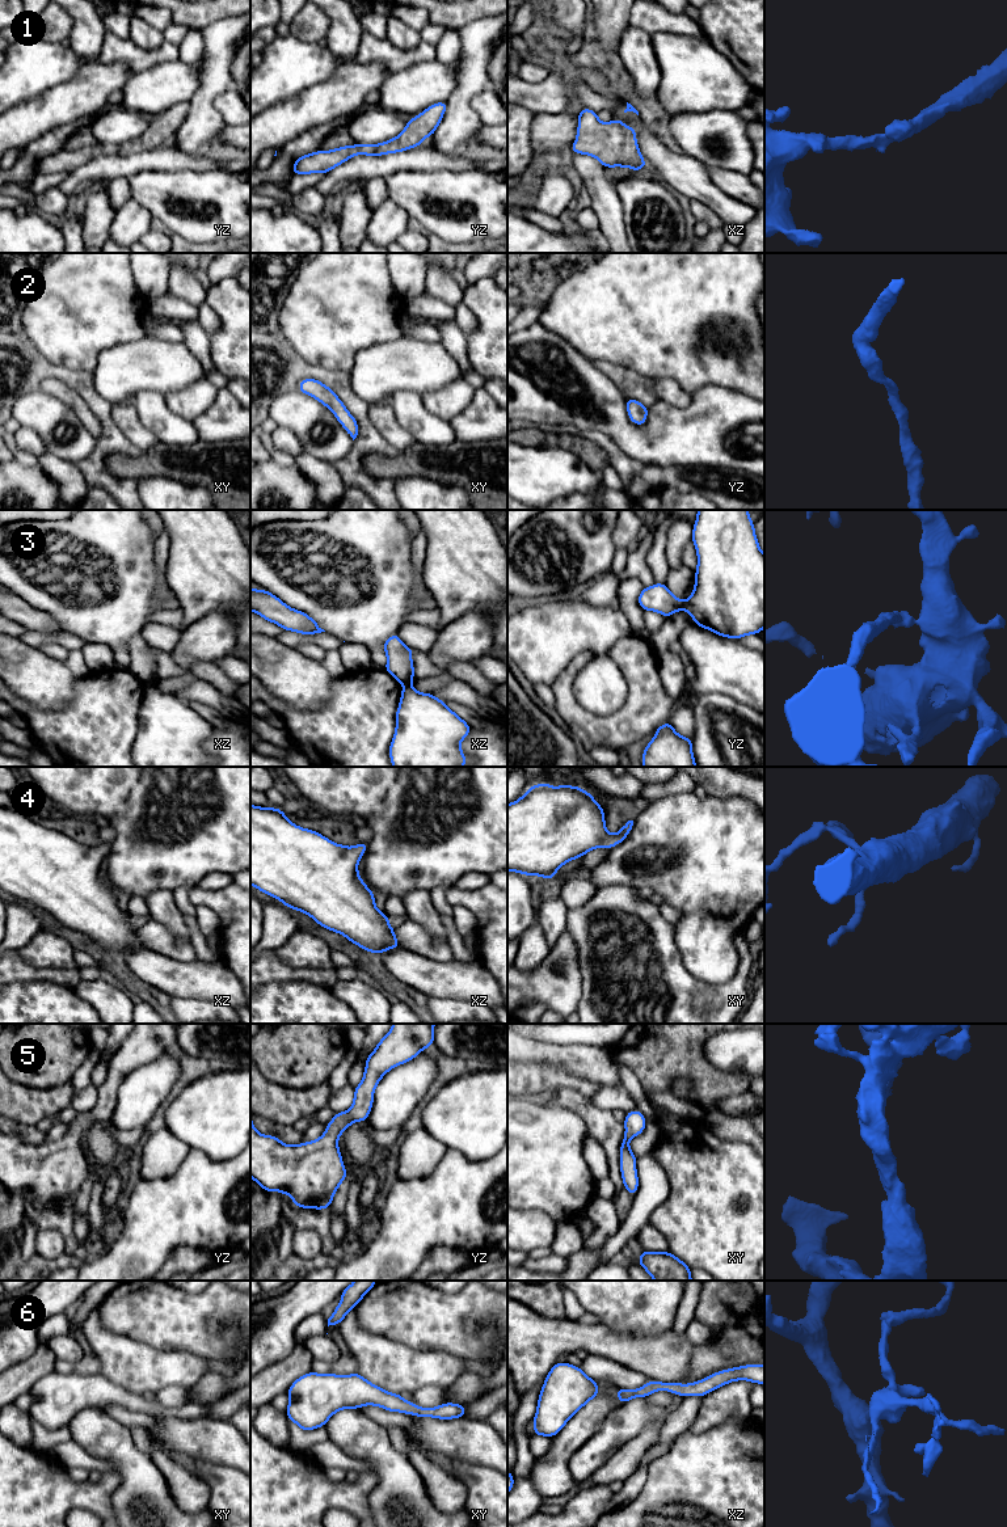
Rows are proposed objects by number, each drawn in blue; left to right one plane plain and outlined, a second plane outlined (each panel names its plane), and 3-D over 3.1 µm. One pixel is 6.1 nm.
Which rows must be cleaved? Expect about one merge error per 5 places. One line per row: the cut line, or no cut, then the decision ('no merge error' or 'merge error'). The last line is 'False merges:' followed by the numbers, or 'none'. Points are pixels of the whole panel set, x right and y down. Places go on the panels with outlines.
1: no cut | no merge error
2: no cut | no merge error
3: yz (683, 602), (681, 608) | merge error
4: no cut | no merge error
5: no cut | no merge error
6: no cut | no merge error
False merges: 3

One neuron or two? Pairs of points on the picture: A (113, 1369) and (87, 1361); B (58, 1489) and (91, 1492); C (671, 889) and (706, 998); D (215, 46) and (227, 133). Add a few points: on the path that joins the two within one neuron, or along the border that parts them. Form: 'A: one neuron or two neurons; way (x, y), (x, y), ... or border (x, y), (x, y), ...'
A: two neurons; border (95, 1355), (100, 1362), (100, 1371)
B: one neuron; way (66, 1492), (83, 1492)
C: two neurons; border (682, 954), (682, 962), (696, 978), (713, 985)
D: two neurons; border (226, 125), (218, 134), (218, 138), (236, 147)

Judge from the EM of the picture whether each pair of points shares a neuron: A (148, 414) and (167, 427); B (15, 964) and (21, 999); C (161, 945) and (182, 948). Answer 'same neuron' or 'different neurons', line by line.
A: same neuron
B: different neurons
C: same neuron

